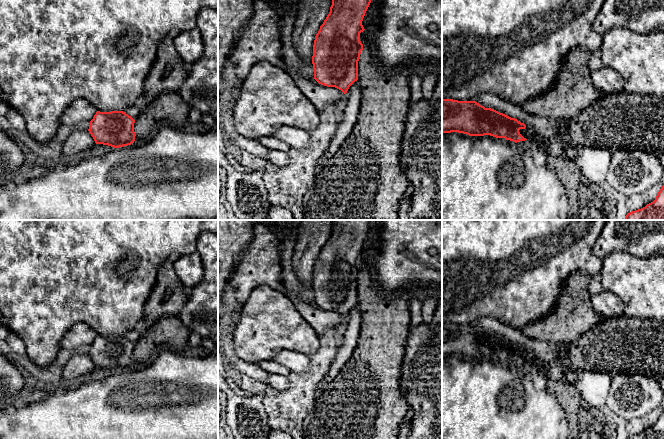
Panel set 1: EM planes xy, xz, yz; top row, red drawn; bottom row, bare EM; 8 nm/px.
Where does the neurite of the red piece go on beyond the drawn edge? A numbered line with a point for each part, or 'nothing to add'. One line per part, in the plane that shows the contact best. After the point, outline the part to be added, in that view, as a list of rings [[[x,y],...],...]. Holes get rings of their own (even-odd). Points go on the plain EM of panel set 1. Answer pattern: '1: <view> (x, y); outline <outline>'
nothing to add

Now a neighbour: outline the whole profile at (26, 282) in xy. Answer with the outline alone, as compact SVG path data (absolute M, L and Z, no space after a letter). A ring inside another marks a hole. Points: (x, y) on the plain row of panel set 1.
M0 220L0 324L19 336L27 349L27 357L38 367L48 368L61 351L59 343L76 323L85 323L97 335L123 335L134 330L144 314L144 305L156 284L159 265L171 254L192 254L203 232L218 235L218 220Z

